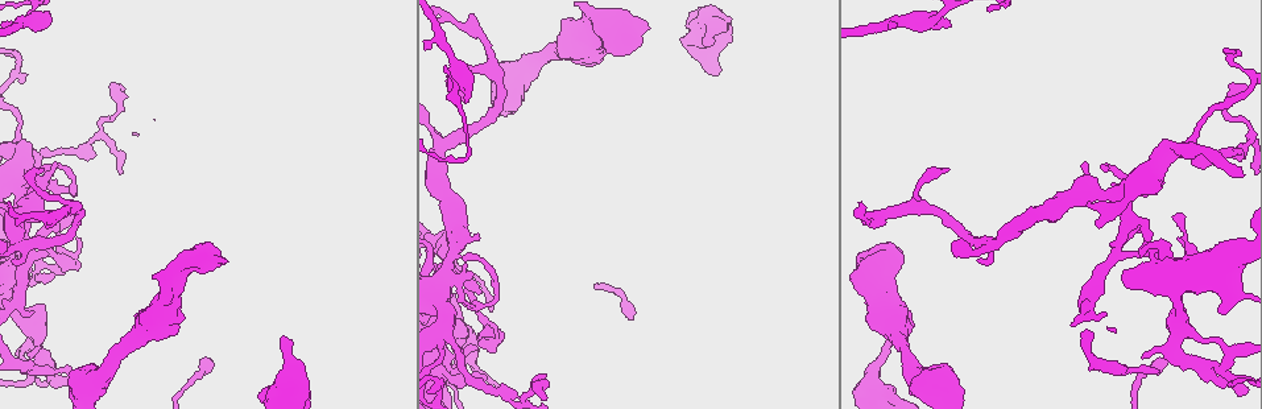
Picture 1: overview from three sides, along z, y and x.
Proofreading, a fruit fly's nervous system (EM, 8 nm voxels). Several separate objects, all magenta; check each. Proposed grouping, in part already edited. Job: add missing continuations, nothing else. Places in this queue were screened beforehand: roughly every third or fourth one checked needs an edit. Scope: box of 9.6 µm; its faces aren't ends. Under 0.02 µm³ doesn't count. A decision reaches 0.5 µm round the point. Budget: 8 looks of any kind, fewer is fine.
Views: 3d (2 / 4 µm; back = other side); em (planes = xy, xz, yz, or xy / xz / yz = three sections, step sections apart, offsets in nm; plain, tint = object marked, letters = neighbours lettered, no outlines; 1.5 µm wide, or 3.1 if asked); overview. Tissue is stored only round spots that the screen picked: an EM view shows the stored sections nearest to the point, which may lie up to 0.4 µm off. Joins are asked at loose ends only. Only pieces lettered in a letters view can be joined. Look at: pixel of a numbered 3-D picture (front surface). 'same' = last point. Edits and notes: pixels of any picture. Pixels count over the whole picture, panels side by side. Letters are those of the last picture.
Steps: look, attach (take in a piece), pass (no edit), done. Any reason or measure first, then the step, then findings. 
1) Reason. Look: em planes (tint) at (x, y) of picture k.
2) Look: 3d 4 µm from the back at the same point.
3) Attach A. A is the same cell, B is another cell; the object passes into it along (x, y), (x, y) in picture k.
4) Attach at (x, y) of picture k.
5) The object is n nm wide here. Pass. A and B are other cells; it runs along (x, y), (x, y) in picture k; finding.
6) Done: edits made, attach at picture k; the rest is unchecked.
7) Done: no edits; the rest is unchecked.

Free end. Look: em planes (letters) at (33, 313) of picture 1.

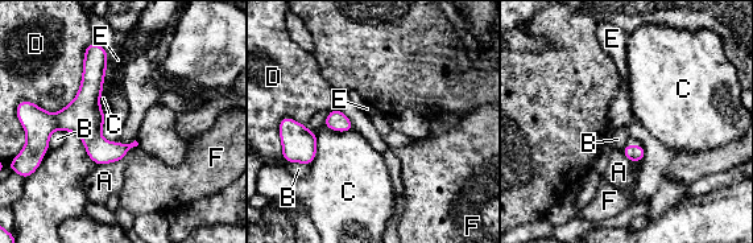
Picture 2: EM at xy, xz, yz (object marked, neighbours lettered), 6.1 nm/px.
Pass. A, B, C, D, E and F are other cells; none of them fits.

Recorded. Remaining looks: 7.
Free end. Look: 3d 4 µm from the back at (79, 238) of picture 1.

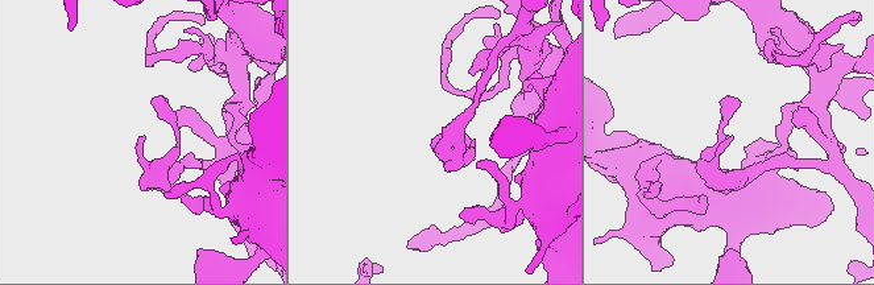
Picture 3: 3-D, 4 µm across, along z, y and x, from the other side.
Now the EM. Look: em planes (letters) at (144, 139) of picture 3.

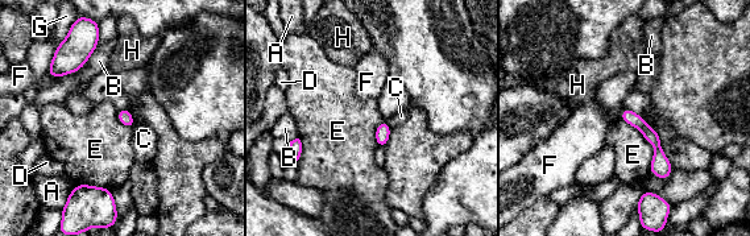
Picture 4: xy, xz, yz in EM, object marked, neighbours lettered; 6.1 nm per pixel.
Pass. A, B, C, D, E, F, G and H are other cells; a border runs along (621, 118), (654, 147), (650, 172) in picture 4; none of them fits.

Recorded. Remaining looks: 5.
Branch stops here. Look: em planes (letters) at (224, 257) of picture 1.

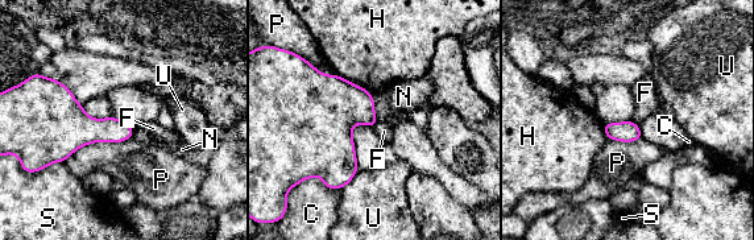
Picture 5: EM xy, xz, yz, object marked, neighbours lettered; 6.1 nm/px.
Pass. C, F, H, N, P, S and U are other cells; a border runs along (630, 120), (638, 125) in picture 5; no lettered piece goes on from it.

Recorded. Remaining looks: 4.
Done: no edits; the rest is unchecked.

